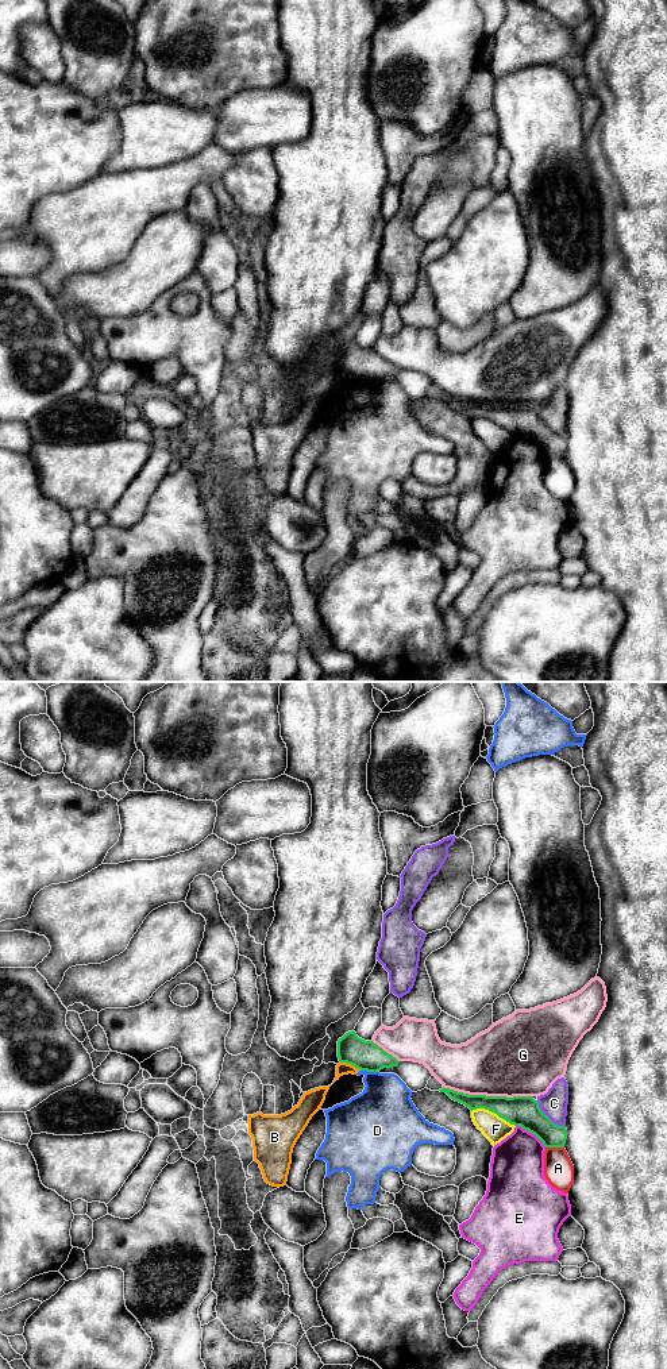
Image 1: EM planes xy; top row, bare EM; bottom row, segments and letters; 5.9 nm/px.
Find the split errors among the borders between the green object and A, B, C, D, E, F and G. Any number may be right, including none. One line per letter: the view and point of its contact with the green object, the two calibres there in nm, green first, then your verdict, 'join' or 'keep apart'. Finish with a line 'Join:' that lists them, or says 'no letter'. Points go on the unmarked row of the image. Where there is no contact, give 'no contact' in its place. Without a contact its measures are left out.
A: meets green in xy at (555, 455); 160 nm thick on the green side, 180 nm on the other; keep apart
B: meets green in xy at (351, 373); 180 nm thick on the green side, 80 nm on the other; keep apart
C: meets green in xy at (547, 425); 180 nm thick on the green side, 160 nm on the other; keep apart
D: meets green in xy at (369, 380); 180 nm thick on the green side, 340 nm on the other; keep apart
E: meets green in xy at (531, 440); 180 nm thick on the green side, 320 nm on the other; keep apart
F: meets green in xy at (493, 420); 180 nm thick on the green side, 150 nm on the other; keep apart
G: meets green in xy at (488, 405); 180 nm thick on the green side, 440 nm on the other; keep apart
Join: no letter

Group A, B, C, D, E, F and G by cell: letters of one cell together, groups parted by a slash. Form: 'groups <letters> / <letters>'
groups A / B / C / D / E / F / G

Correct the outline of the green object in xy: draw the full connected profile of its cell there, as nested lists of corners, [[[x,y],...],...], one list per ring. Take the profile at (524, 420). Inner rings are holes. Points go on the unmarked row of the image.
[[[442,397],[452,409],[469,416],[471,420],[485,417],[510,433],[521,435],[535,443],[545,456],[564,456],[567,448],[566,435],[555,433],[539,416],[533,405],[486,405],[469,404],[450,397]]]

